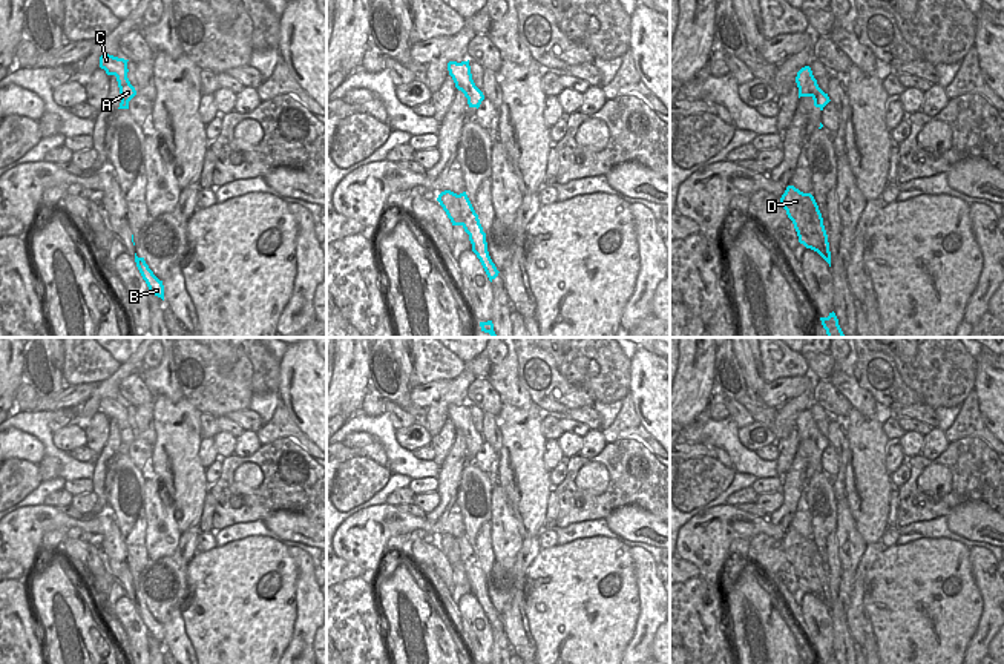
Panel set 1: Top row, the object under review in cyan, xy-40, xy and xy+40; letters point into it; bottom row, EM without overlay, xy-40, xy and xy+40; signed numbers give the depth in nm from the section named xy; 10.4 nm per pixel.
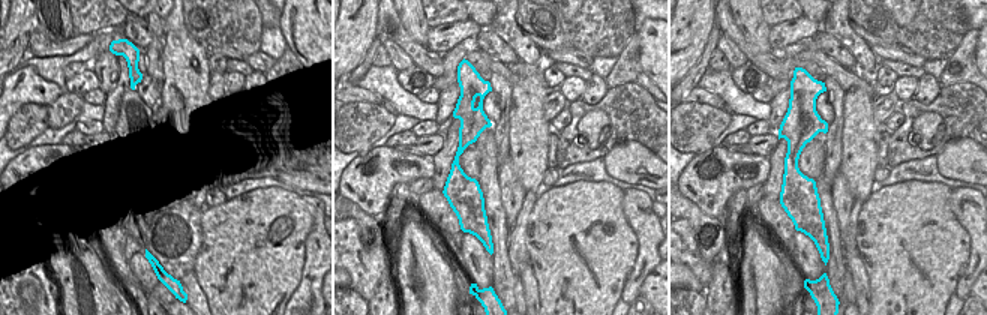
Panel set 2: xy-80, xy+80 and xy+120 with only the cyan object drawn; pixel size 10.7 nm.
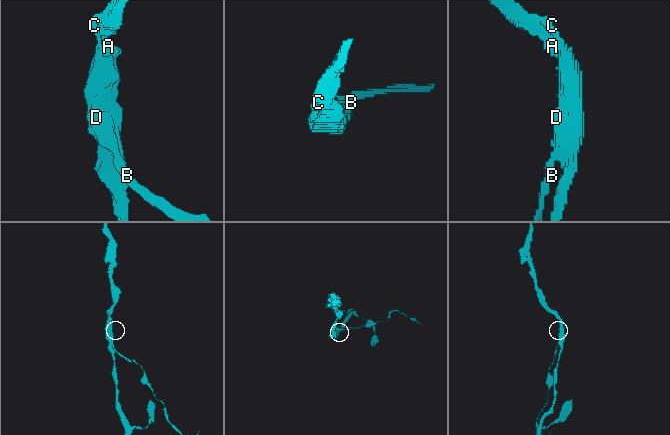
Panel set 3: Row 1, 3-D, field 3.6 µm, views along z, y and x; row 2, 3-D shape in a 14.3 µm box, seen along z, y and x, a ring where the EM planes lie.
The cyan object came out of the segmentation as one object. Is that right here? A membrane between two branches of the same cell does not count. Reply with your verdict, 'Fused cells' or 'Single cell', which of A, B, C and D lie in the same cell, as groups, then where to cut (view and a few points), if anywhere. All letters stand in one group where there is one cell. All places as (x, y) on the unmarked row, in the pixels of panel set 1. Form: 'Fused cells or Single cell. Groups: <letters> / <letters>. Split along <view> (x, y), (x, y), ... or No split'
Fused cells. Groups: A C D / B. Split along xy (477, 560), (474, 565), (466, 562), (466, 575)

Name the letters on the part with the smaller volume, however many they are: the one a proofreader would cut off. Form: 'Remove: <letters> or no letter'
Remove: B

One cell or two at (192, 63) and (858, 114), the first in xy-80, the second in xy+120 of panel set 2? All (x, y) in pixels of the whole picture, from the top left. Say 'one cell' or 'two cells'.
one cell

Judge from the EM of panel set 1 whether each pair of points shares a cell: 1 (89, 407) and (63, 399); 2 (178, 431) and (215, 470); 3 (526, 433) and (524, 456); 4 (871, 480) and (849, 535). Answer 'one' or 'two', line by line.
1: two
2: two
3: one
4: two

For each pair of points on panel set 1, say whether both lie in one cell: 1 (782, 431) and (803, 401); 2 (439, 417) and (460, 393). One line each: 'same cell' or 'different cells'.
1: same cell
2: same cell

